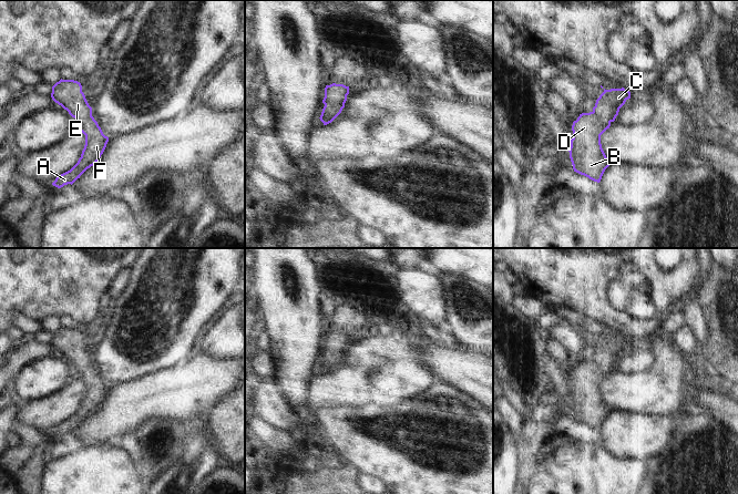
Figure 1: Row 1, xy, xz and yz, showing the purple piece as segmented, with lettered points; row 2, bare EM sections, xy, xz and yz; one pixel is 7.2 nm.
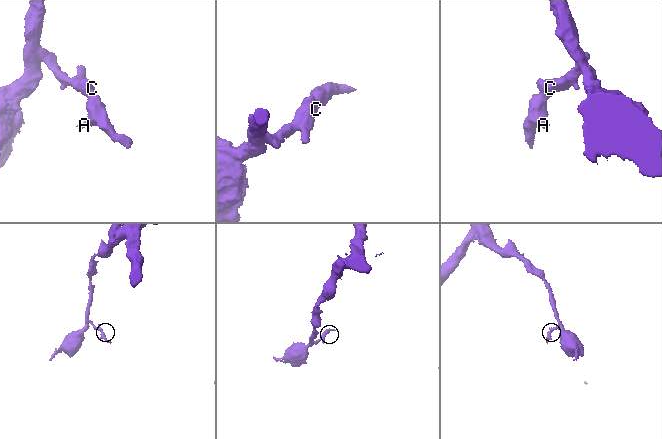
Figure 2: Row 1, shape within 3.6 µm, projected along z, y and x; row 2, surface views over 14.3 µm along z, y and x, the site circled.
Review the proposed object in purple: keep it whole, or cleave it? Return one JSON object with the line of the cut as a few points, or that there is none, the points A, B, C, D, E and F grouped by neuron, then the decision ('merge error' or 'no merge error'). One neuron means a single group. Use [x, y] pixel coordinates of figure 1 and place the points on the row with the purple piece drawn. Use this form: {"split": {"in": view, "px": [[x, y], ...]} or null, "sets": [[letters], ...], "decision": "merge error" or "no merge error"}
{"split": null, "sets": [["A", "B", "C", "D", "E", "F"]], "decision": "no merge error"}

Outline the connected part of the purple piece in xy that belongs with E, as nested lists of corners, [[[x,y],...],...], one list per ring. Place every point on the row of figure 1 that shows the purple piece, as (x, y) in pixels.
[[[60,80],[52,86],[52,100],[61,105],[78,121],[79,131],[85,135],[85,145],[78,163],[68,172],[59,175],[52,183],[61,188],[73,184],[103,154],[109,137],[105,136],[98,122],[92,116],[92,107],[89,105],[82,85],[74,80]]]

